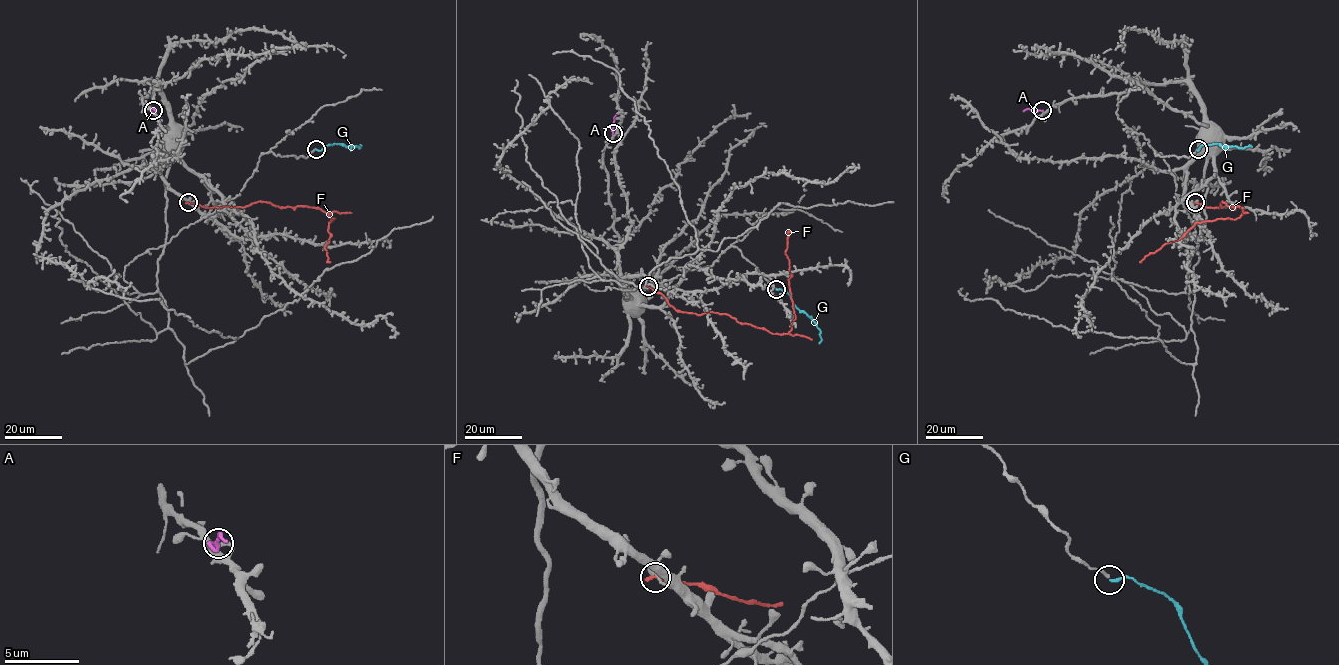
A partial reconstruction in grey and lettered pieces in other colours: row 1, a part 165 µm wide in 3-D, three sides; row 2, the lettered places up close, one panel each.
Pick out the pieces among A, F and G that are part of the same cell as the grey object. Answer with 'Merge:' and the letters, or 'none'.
Merge: G

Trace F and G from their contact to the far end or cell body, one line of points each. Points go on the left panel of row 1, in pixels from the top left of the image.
F: (188, 203), (243, 208), (265, 201), (319, 208), (335, 218), (325, 246), (330, 262)
G: (315, 149), (320, 150), (333, 144), (359, 148), (360, 145), (358, 147)

